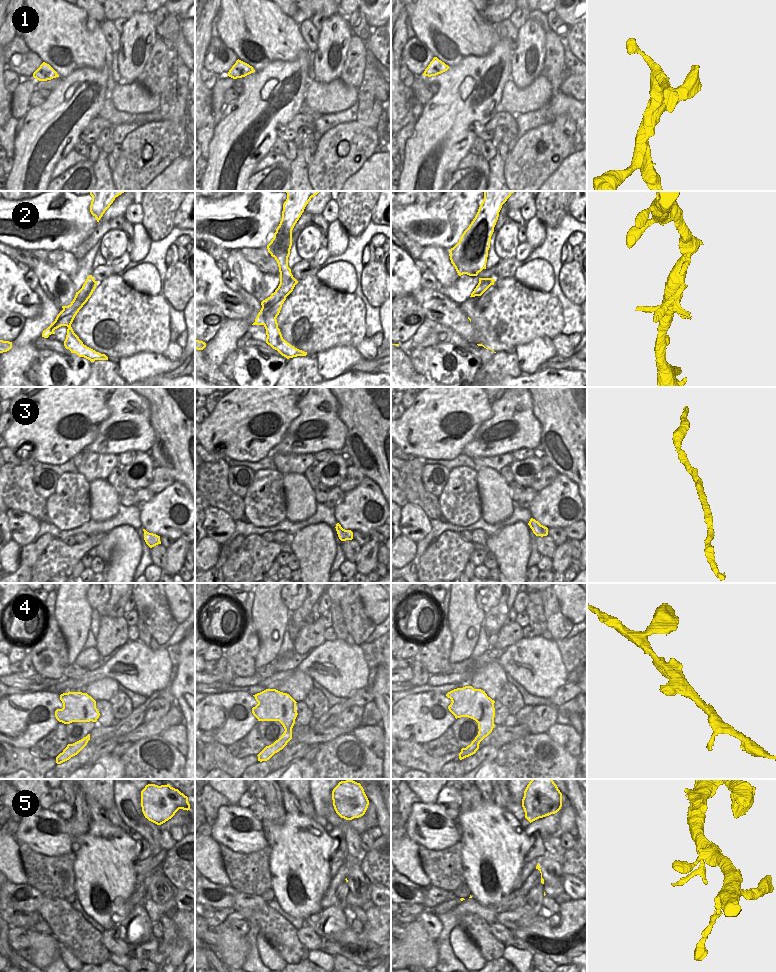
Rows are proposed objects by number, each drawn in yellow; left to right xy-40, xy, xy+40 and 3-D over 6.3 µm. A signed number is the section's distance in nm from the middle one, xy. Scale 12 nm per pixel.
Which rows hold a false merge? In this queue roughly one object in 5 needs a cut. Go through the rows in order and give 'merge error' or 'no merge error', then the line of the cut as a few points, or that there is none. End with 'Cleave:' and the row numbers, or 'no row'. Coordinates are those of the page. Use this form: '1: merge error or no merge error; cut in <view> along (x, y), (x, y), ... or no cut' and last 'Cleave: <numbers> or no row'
1: no merge error; no cut
2: no merge error; no cut
3: no merge error; no cut
4: no merge error; no cut
5: no merge error; no cut
Cleave: no row

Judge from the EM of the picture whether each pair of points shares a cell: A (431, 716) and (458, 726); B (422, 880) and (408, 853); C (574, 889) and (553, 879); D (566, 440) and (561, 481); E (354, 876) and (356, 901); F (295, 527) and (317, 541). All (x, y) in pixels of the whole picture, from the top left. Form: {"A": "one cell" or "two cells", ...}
{"A": "two cells", "B": "one cell", "C": "two cells", "D": "two cells", "E": "one cell", "F": "two cells"}

